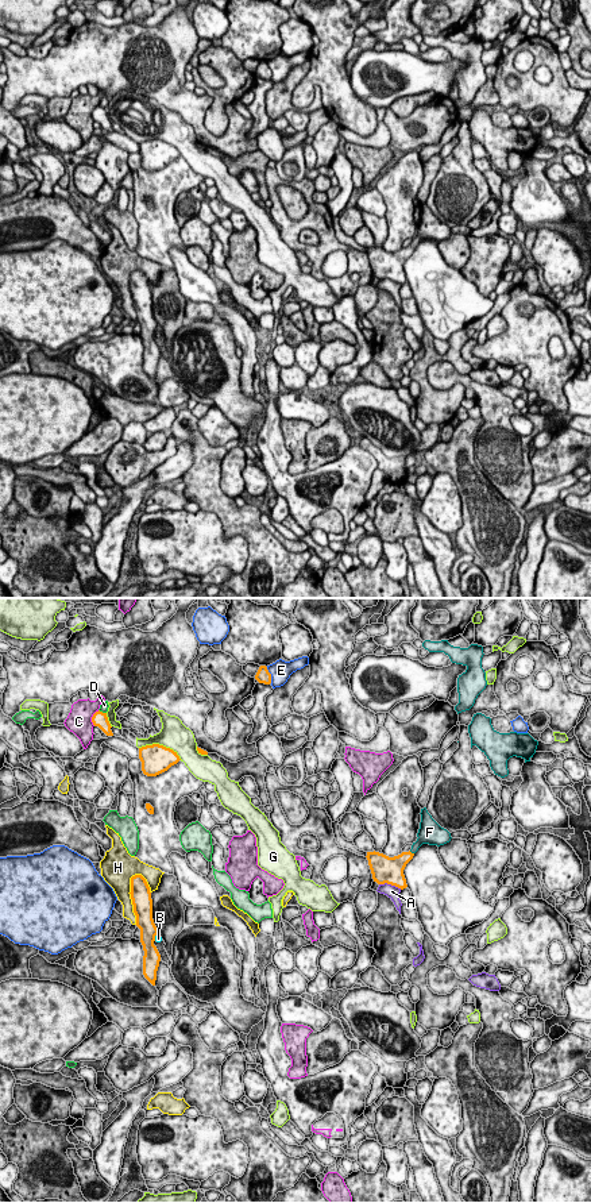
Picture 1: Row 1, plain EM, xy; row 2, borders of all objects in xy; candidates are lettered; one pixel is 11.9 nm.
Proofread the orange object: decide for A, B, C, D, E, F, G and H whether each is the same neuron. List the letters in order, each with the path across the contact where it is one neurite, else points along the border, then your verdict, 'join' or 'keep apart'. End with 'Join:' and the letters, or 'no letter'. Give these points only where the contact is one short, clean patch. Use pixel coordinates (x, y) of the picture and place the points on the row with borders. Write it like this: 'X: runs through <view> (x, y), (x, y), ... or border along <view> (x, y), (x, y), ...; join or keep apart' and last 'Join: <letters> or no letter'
A: keep apart
B: border along xy (158, 933), (154, 940); keep apart
C: keep apart
D: keep apart
E: keep apart
F: runs through xy (394, 866), (410, 852), (424, 836); join
G: keep apart
H: keep apart
Join: F

